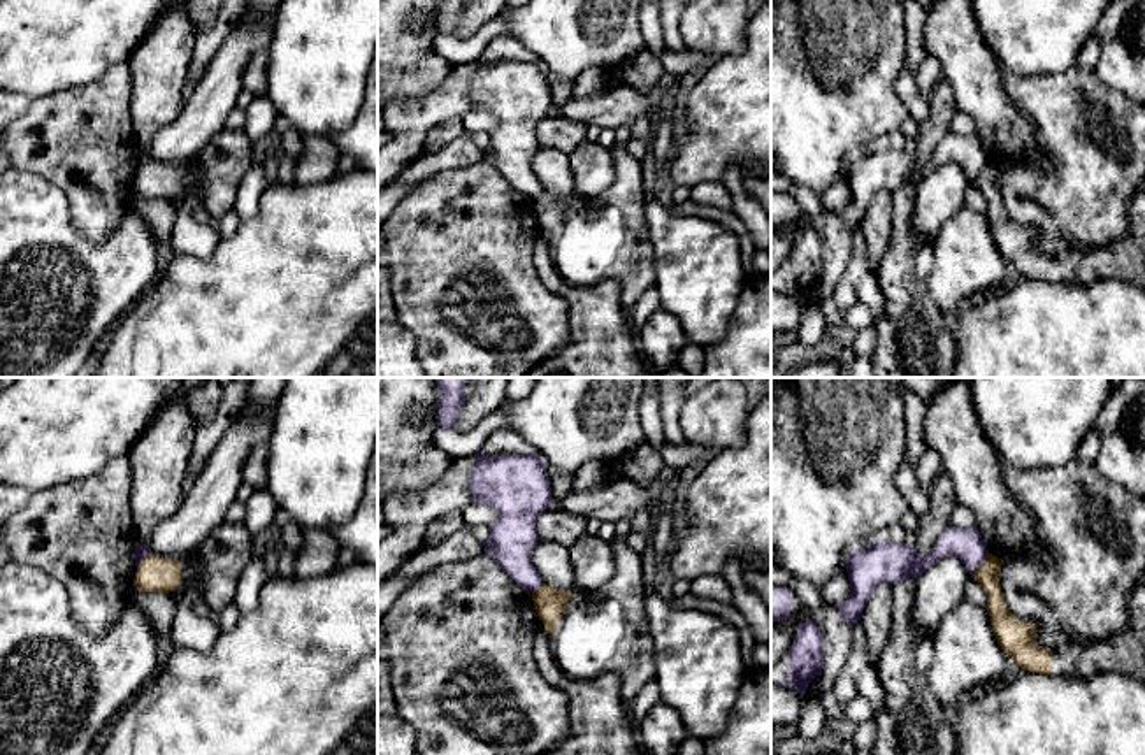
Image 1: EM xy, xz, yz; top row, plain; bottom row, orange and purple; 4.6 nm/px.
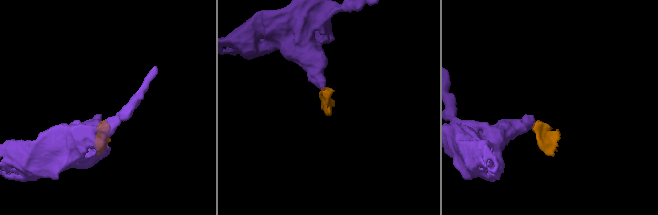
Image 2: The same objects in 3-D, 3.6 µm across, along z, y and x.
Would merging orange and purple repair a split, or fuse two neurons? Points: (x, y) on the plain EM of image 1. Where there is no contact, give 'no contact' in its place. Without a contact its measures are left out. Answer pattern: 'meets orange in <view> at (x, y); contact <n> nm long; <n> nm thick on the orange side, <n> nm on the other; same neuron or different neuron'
meets orange in yz at (980, 172); contact 140 nm long; 100 nm thick on the orange side, 140 nm on the other; different neuron

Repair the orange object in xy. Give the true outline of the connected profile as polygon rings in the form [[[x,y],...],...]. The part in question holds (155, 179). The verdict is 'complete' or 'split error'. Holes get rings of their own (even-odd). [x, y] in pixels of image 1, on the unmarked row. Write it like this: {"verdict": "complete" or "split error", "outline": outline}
{"verdict": "complete", "outline": [[[153,158],[137,170],[133,193],[142,198],[174,198],[181,184],[181,169]]]}

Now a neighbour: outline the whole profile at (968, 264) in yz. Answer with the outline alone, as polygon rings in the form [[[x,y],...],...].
[[[957,209],[943,221],[933,253],[934,265],[924,283],[948,321],[964,300],[1003,288],[1006,260],[994,242],[985,214]]]

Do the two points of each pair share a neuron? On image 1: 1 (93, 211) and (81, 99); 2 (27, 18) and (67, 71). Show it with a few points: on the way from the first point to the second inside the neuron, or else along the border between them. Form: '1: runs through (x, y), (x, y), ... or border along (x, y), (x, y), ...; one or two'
1: runs through (99, 183), (93, 165), (93, 127); one
2: runs through (39, 30), (67, 58); one

